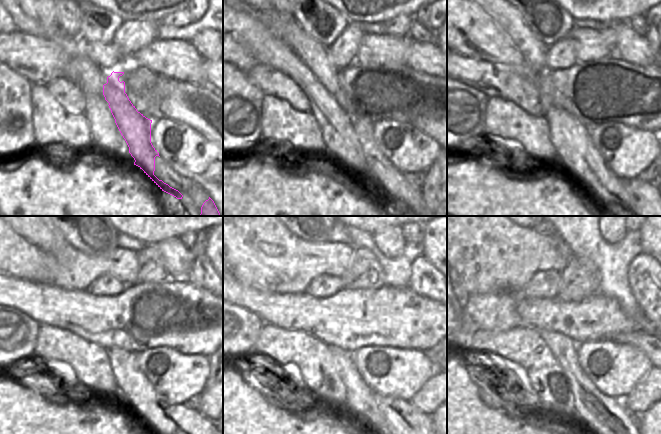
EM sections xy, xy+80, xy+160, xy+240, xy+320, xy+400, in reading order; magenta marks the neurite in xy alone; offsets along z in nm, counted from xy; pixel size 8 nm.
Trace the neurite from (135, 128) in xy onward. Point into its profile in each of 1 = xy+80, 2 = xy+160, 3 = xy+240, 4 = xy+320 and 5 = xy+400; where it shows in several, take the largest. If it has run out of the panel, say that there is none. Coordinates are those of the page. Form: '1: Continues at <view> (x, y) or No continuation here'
1: Continues at xy+80 (315, 56)
2: Continues at xy+160 (501, 12)
3: Continues at xy+240 (45, 236)
4: No continuation here
5: No continuation here

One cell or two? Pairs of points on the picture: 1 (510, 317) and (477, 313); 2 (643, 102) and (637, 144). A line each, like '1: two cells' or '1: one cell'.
1: one cell
2: two cells

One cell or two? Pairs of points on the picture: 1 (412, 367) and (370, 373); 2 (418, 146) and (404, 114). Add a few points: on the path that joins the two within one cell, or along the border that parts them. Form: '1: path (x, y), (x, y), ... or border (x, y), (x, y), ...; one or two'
1: path (402, 370), (380, 370); one
2: border (384, 119), (410, 122); two

